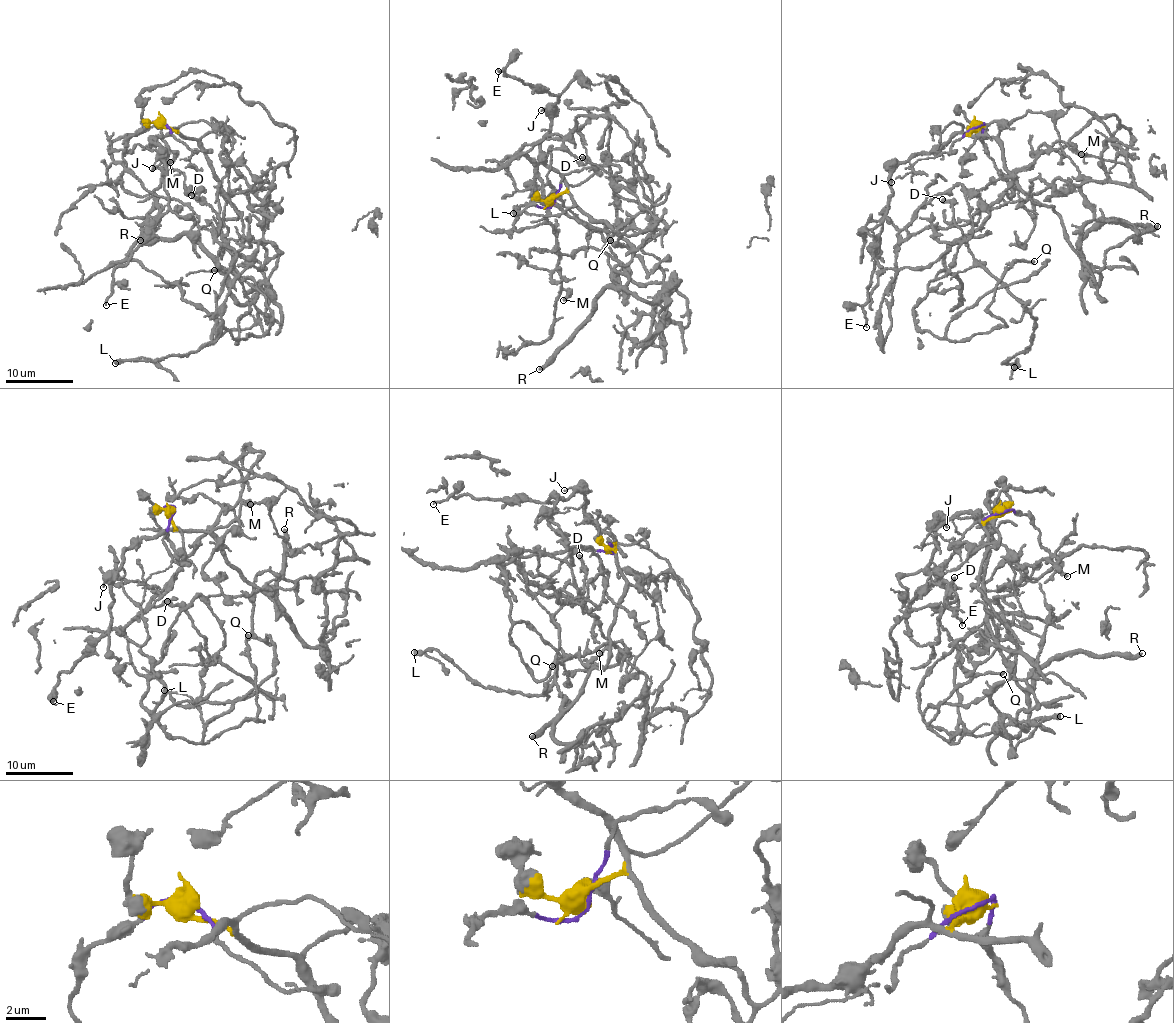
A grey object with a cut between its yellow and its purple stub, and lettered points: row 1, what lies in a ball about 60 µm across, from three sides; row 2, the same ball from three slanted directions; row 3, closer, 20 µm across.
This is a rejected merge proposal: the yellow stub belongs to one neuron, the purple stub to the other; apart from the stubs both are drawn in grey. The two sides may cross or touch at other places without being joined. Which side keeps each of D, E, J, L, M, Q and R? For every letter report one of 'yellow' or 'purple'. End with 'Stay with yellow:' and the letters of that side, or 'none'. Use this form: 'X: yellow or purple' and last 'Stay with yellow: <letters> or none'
D: purple
E: yellow
J: yellow
L: purple
M: purple
Q: purple
R: yellow
Stay with yellow: E, J, R

